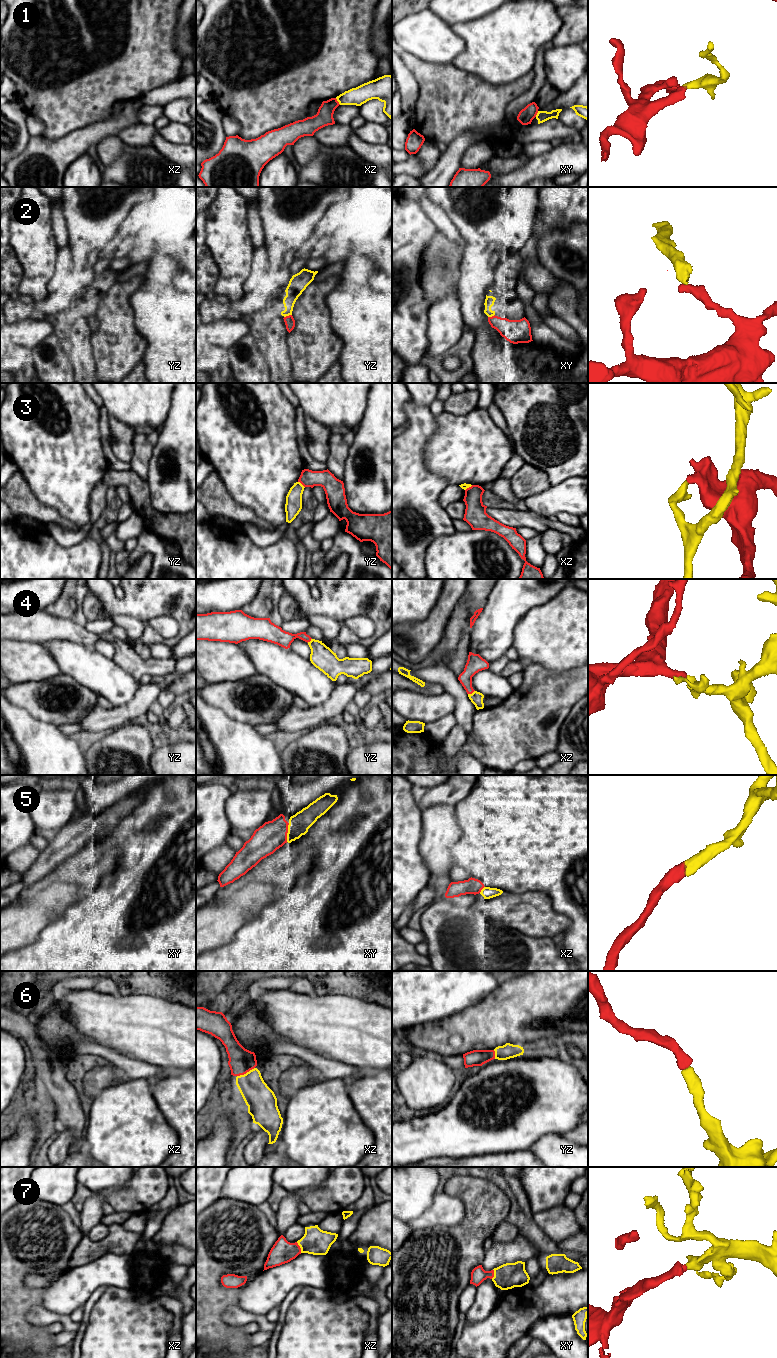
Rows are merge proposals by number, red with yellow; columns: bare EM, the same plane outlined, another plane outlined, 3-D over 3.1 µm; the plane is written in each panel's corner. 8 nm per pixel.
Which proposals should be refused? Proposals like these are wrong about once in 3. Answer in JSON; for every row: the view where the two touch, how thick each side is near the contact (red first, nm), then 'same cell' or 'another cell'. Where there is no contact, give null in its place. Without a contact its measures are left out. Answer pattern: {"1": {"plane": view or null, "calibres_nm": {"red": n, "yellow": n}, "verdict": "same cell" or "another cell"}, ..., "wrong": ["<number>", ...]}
{"1": {"plane": "xz", "calibres_nm": {"red": 140, "yellow": 150}, "verdict": "another cell"}, "2": {"plane": "yz", "calibres_nm": {"red": 80, "yellow": 130}, "verdict": "another cell"}, "3": {"plane": "yz", "calibres_nm": {"red": 150, "yellow": 140}, "verdict": "another cell"}, "4": {"plane": "xz", "calibres_nm": {"red": 140, "yellow": 100}, "verdict": "same cell"}, "5": {"plane": "xy", "calibres_nm": {"red": 240, "yellow": 160}, "verdict": "same cell"}, "6": {"plane": "xz", "calibres_nm": {"red": 200, "yellow": 240}, "verdict": "same cell"}, "7": {"plane": "xz", "calibres_nm": {"red": 180, "yellow": 220}, "verdict": "same cell"}, "wrong": ["1", "2", "3"]}

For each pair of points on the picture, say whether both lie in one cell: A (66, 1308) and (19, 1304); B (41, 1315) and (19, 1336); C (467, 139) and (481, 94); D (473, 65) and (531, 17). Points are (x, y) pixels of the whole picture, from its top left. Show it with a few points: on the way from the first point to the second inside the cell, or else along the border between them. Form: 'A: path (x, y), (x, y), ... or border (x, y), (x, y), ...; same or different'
A: border (51, 1284), (44, 1292), (41, 1306); different
B: border (25, 1315), (31, 1323), (46, 1326); different
C: border (492, 131), (490, 134), (464, 132), (449, 144); different
D: path (487, 55), (496, 51), (517, 30); same

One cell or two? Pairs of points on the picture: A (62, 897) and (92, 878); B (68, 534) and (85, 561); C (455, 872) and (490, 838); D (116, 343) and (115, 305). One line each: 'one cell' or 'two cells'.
A: one cell
B: two cells
C: two cells
D: one cell

